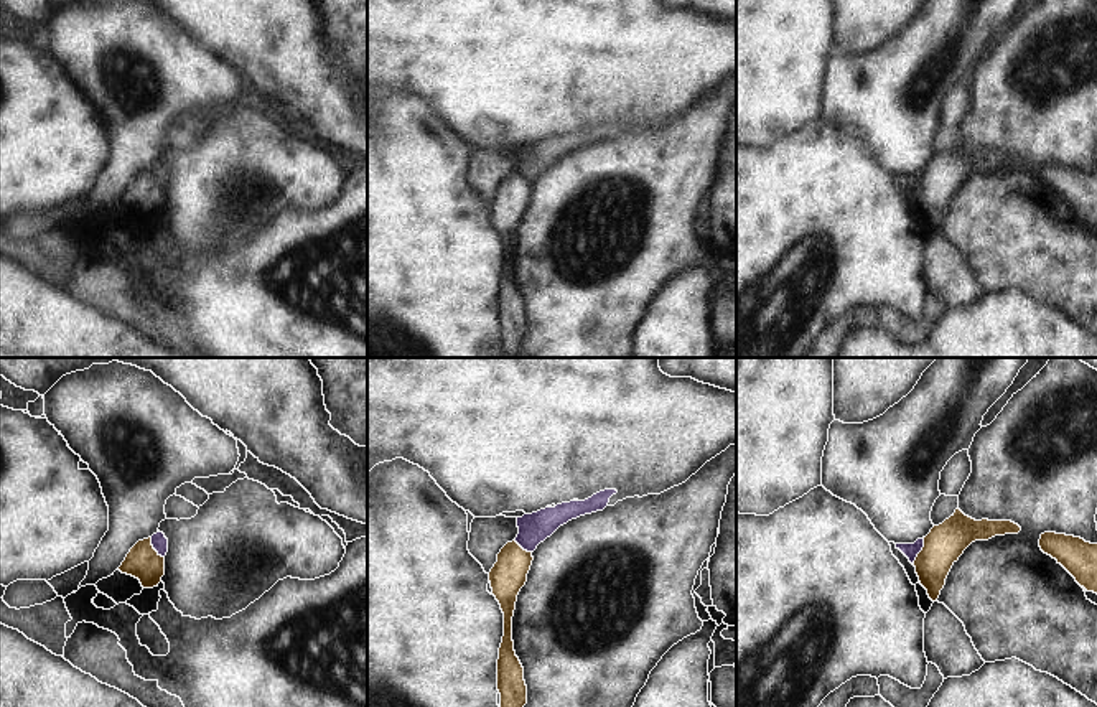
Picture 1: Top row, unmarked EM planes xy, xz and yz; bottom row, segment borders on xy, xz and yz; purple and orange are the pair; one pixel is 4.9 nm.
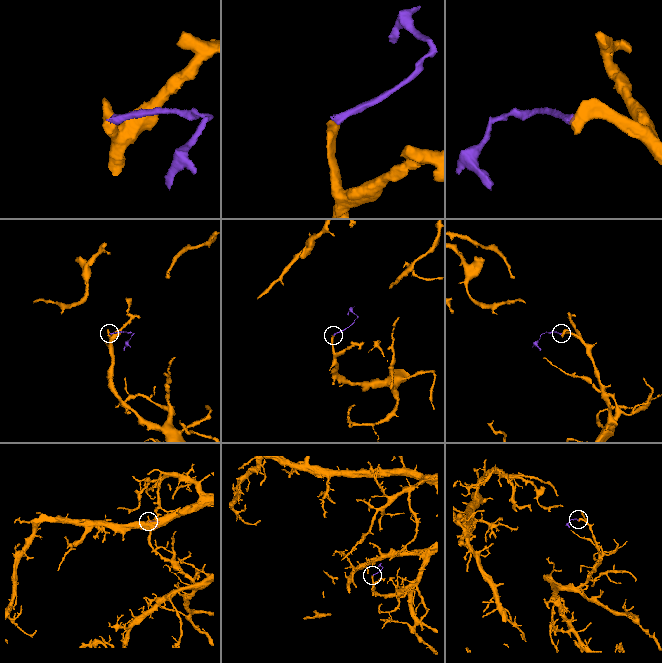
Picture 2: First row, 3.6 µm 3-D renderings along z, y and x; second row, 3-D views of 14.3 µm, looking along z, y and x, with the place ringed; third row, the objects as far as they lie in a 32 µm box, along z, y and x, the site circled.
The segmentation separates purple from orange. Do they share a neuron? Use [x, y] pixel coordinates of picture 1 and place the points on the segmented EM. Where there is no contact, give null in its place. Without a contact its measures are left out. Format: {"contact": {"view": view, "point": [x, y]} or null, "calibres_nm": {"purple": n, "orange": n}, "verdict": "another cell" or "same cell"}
{"contact": {"view": "yz", "point": [921, 549]}, "calibres_nm": {"purple": 70, "orange": 190}, "verdict": "another cell"}

